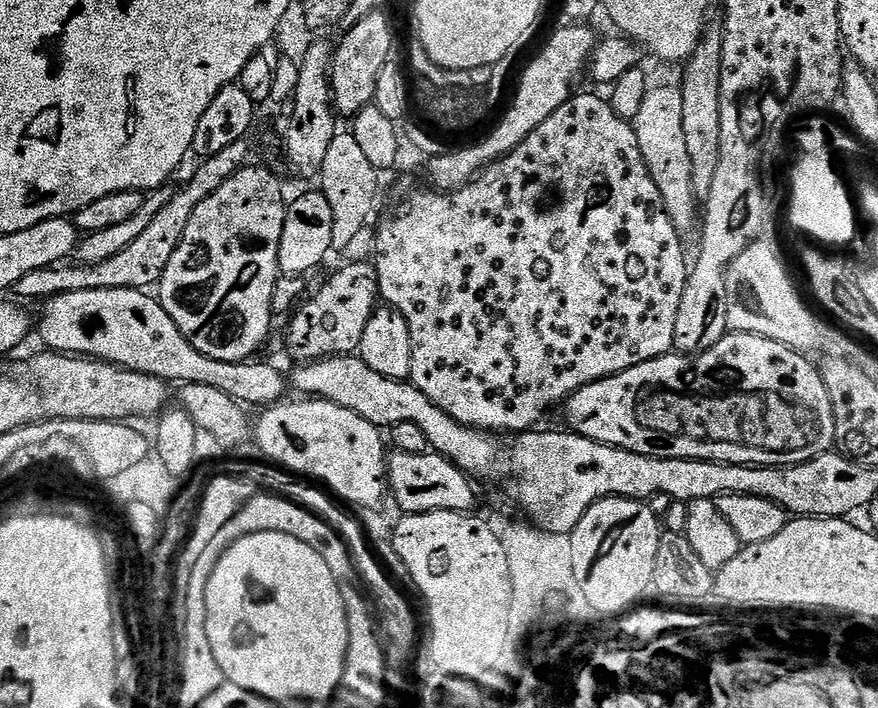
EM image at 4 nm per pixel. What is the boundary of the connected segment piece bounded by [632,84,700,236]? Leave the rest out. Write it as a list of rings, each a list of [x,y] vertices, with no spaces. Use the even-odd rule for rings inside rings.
[[[677,85],[649,89],[642,109],[632,121],[643,160],[662,194],[667,213],[674,222],[676,232],[687,236],[698,226],[699,203],[693,190],[693,167],[682,131],[682,96]]]

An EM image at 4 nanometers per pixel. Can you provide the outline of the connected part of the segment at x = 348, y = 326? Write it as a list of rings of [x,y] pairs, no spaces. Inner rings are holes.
[[[360,260],[357,264],[348,264],[345,268],[338,269],[320,290],[311,296],[299,305],[298,311],[291,317],[292,326],[288,330],[289,354],[296,362],[311,362],[325,360],[327,356],[347,356],[355,353],[362,342],[362,334],[366,334],[366,324],[370,322],[380,300],[380,282],[375,263],[368,261],[367,264],[366,261]]]

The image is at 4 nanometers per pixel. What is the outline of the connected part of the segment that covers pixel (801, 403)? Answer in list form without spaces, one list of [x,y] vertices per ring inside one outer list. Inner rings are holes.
[[[729,330],[727,334],[721,338],[717,344],[710,346],[710,350],[699,353],[695,356],[692,354],[669,354],[667,356],[659,356],[654,358],[650,362],[642,362],[638,366],[630,366],[630,370],[622,370],[618,374],[613,376],[607,376],[602,378],[598,382],[593,384],[587,384],[582,386],[582,390],[578,390],[574,395],[569,396],[567,400],[564,401],[562,405],[562,411],[564,411],[564,416],[568,419],[567,427],[579,434],[579,436],[585,436],[590,438],[594,442],[602,442],[603,444],[609,444],[615,448],[625,448],[630,450],[634,454],[646,454],[647,456],[653,456],[654,458],[666,458],[667,460],[713,460],[714,462],[722,462],[723,464],[755,464],[757,466],[783,466],[785,464],[801,464],[807,460],[813,460],[815,456],[820,456],[824,452],[833,451],[834,445],[836,444],[836,408],[830,402],[830,394],[826,390],[824,385],[824,379],[820,376],[819,367],[814,363],[811,364],[809,357],[807,355],[801,354],[794,348],[787,348],[782,346],[782,342],[777,340],[771,340],[765,336],[759,336],[753,332],[746,332],[743,330]]]

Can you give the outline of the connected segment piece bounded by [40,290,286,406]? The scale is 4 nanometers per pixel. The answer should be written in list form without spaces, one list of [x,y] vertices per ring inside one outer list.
[[[82,290],[74,294],[62,294],[61,296],[53,296],[51,300],[43,305],[44,313],[40,316],[40,336],[44,339],[43,347],[53,352],[63,352],[73,356],[87,356],[93,360],[104,360],[107,364],[117,364],[120,368],[128,368],[131,372],[141,372],[142,374],[150,374],[156,376],[159,380],[165,382],[173,382],[177,380],[177,385],[201,384],[202,386],[214,386],[214,390],[222,390],[227,396],[239,402],[241,405],[260,404],[259,406],[267,406],[270,404],[279,404],[285,399],[284,384],[286,388],[286,376],[279,372],[272,364],[259,364],[259,359],[249,358],[239,364],[234,362],[218,362],[214,358],[206,358],[206,354],[202,354],[198,350],[194,350],[194,346],[190,346],[190,342],[182,334],[182,330],[178,330],[178,326],[174,326],[174,318],[170,318],[170,314],[166,314],[166,310],[160,304],[159,299],[155,295],[149,294],[144,290]]]

